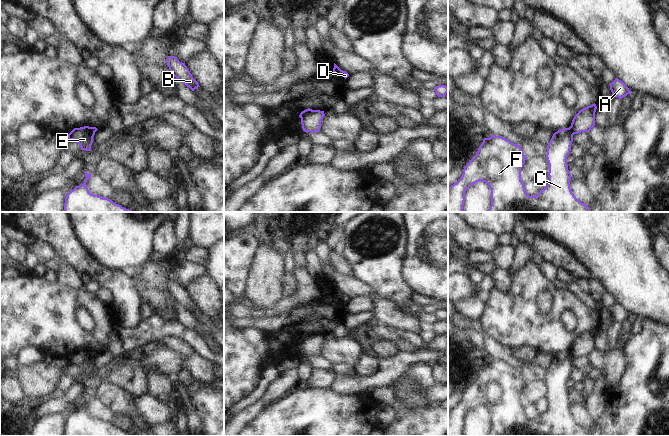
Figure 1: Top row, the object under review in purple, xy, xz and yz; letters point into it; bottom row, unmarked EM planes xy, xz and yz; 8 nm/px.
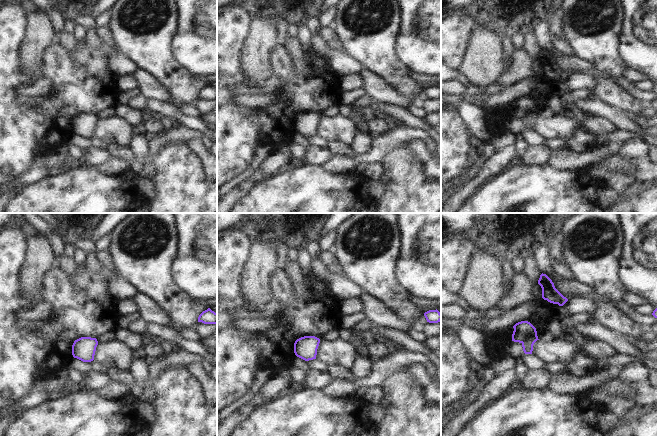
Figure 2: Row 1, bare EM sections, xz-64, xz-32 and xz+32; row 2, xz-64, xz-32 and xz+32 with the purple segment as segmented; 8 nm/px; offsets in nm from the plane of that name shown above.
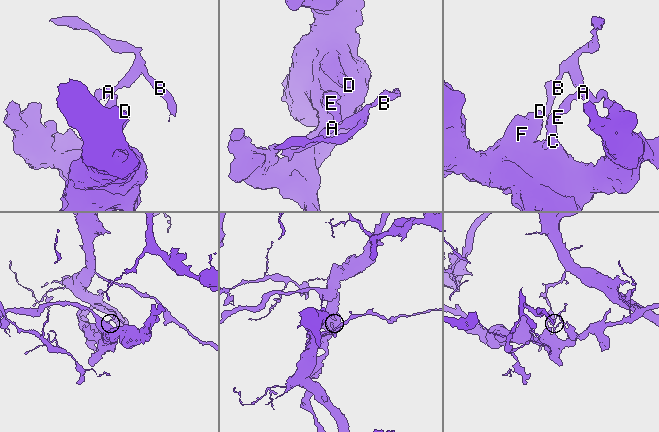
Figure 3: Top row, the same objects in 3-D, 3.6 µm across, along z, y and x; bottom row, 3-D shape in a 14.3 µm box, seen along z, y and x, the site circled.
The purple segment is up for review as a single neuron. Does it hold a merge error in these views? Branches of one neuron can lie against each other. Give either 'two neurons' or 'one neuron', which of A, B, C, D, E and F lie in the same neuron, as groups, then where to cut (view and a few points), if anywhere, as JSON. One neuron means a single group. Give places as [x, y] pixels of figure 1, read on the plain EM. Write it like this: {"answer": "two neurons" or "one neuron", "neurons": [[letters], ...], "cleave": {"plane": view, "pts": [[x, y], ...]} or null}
{"answer": "two neurons", "neurons": [["A", "B"], ["C", "D", "E", "F"]], "cleave": {"plane": "yz", "pts": [[569, 351], [574, 357]]}}

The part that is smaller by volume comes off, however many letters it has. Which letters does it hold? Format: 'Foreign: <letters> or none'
Foreign: A, B

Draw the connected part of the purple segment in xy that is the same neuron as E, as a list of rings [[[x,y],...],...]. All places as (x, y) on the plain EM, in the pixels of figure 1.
[[[86,350],[80,352],[74,352],[67,360],[69,364],[76,365],[81,374],[91,375],[91,369],[93,367],[93,361],[95,357],[88,353]]]

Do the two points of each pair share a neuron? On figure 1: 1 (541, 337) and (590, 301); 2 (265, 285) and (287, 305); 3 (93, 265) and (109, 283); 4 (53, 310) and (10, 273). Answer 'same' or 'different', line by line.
1: different
2: different
3: same
4: different

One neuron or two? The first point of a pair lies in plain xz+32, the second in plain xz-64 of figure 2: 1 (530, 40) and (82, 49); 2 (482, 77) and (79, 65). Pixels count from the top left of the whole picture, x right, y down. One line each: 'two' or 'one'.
1: two
2: two

